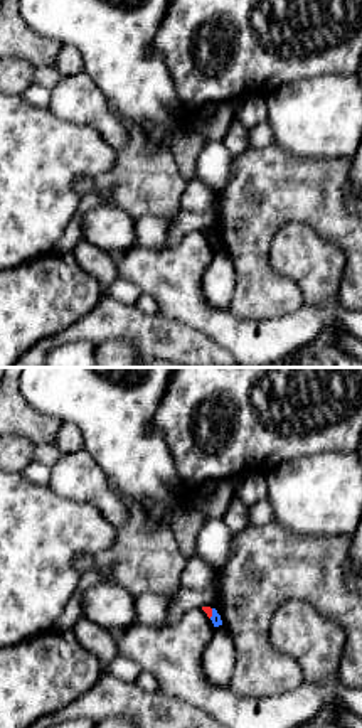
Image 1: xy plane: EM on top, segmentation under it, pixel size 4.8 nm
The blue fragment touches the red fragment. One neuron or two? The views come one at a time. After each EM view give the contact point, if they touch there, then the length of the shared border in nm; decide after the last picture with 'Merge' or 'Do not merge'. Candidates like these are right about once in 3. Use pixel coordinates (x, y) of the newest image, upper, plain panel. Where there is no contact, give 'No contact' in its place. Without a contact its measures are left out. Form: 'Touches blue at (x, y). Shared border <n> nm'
Touches blue at (212, 236). Shared border 50 nm

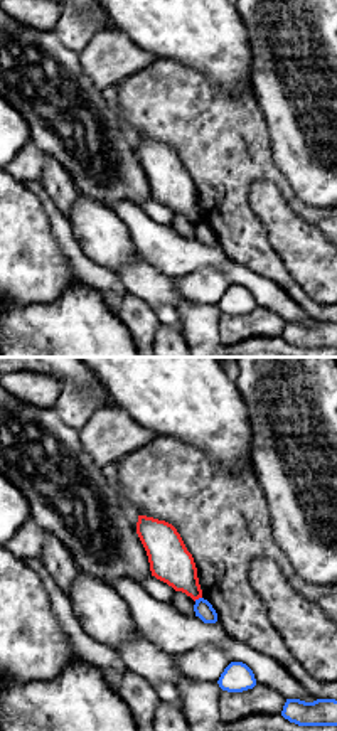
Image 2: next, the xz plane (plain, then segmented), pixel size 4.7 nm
Touches blue at (199, 221). Shared border 40 nm

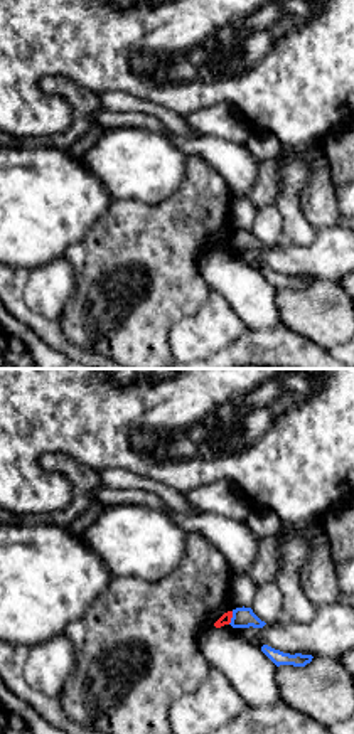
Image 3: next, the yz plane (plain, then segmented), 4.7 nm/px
Touches blue at (231, 241). Shared border 70 nm

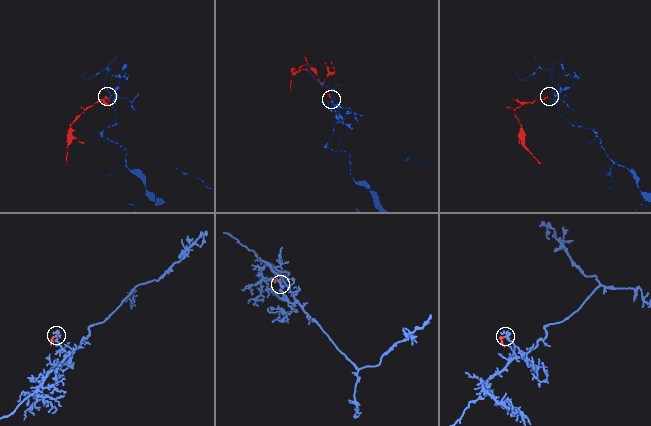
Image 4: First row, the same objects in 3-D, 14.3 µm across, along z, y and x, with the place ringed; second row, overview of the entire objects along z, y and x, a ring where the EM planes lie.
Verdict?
Do not merge

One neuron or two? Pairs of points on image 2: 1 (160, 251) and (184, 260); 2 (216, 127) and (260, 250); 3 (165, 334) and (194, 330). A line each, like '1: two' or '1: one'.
1: one
2: one
3: two

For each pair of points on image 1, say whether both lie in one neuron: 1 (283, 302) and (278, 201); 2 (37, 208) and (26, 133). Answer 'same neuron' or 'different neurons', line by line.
1: same neuron
2: same neuron

